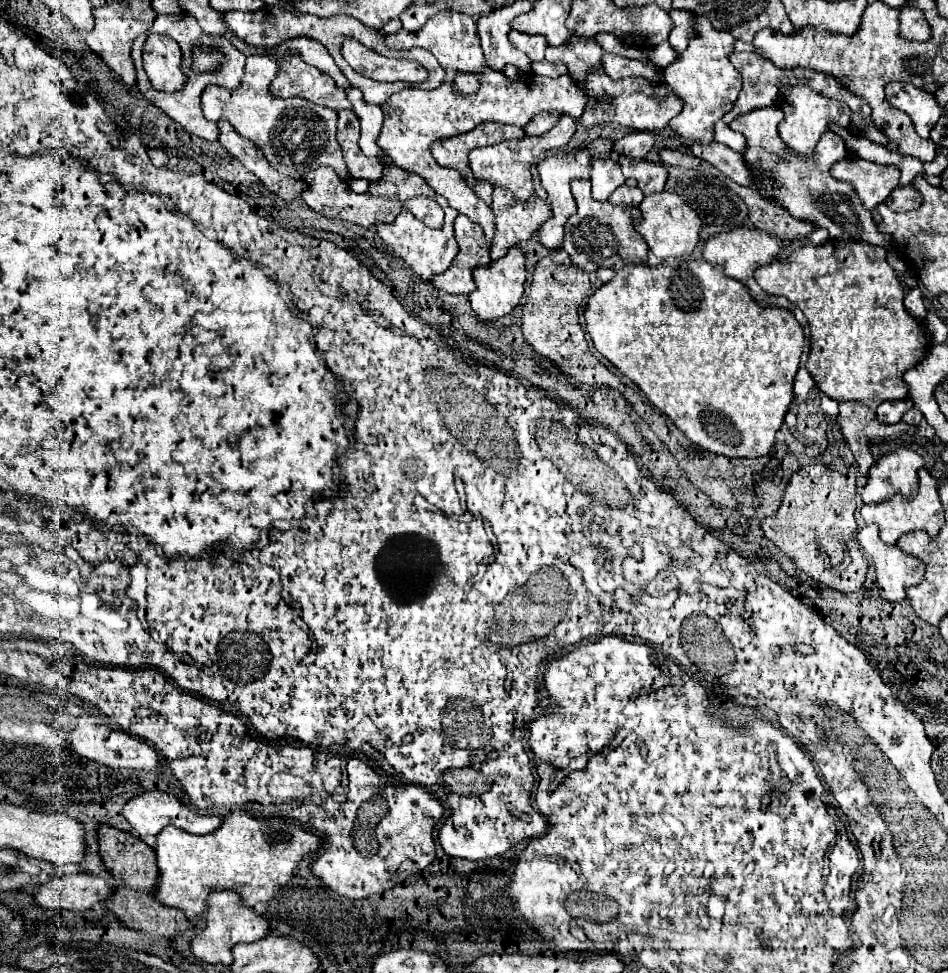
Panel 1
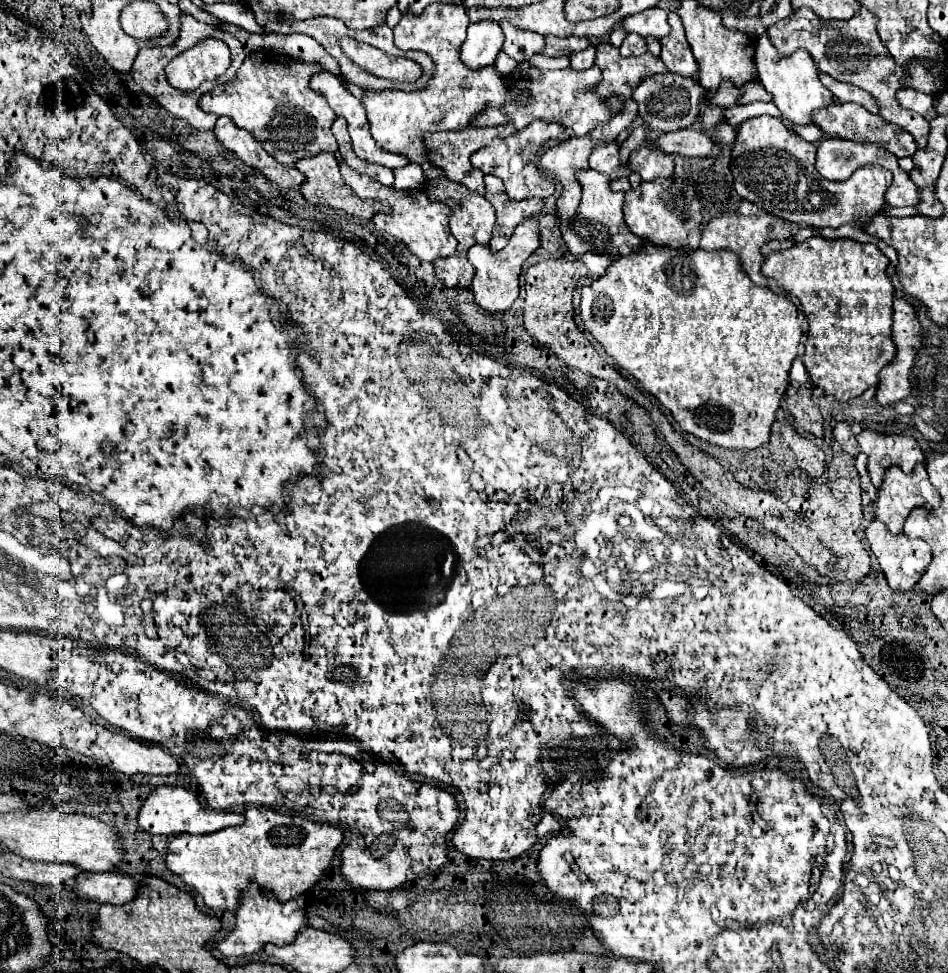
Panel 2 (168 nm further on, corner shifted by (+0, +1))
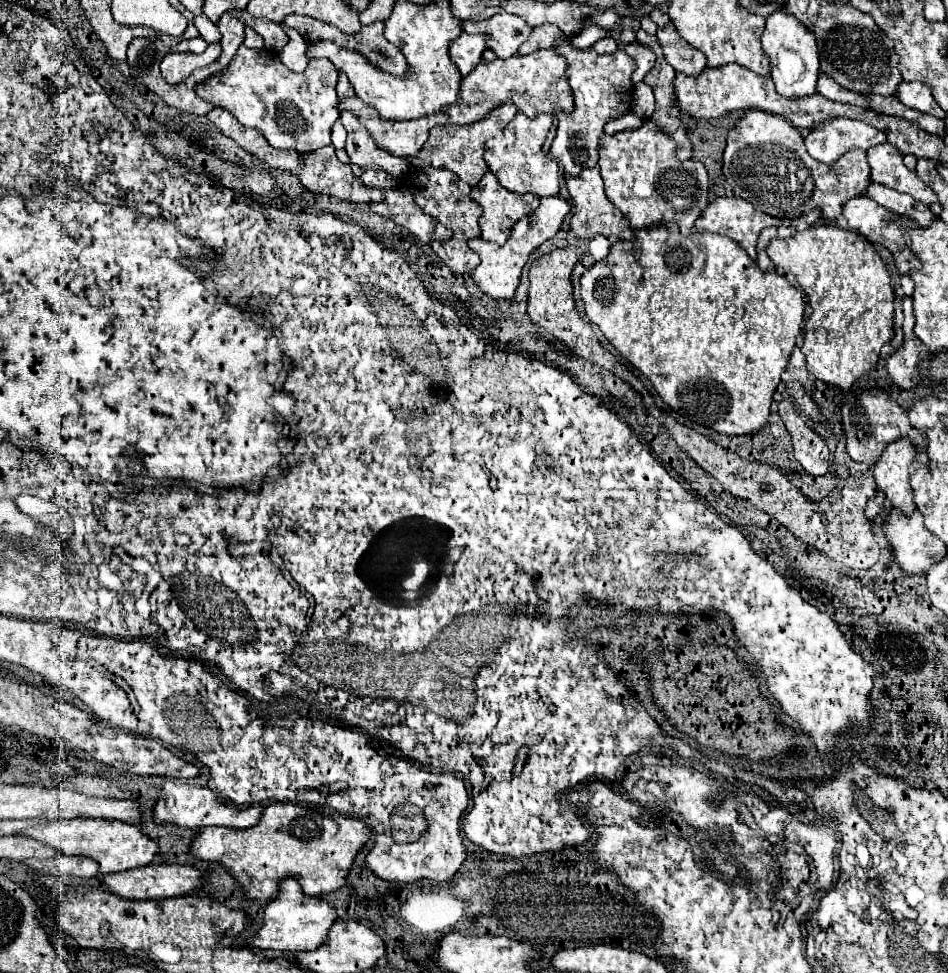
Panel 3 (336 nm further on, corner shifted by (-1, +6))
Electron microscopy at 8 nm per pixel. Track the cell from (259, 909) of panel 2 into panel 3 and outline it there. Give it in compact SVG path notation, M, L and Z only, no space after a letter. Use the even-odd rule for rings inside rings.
M289 878L289 884L285 884L277 892L277 896L265 904L263 924L247 940L247 944L255 950L281 950L281 952L315 950L325 940L329 924L333 924L335 918L337 918L337 912L335 908L331 908L331 904L327 904L321 898L301 894L301 886L297 886L297 882Z

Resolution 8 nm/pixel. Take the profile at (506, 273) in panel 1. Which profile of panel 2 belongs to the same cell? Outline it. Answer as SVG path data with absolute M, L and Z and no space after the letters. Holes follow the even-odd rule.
M534 217L520 223L514 229L508 245L502 251L490 251L490 247L486 247L486 245L474 245L468 251L468 261L476 267L476 275L472 279L472 293L474 293L476 303L492 313L510 309L514 299L518 297L518 277L520 277L522 263L538 247L540 247L540 225L538 225L538 219L534 219Z

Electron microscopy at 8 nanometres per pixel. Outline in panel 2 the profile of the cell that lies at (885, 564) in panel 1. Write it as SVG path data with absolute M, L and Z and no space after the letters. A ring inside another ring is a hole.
M878 519L868 525L866 539L868 539L874 555L880 561L880 567L882 567L886 579L888 579L888 585L896 591L912 589L920 581L920 577L926 573L926 569L932 561L932 549L928 547L928 543L924 543L924 539L908 539L904 533L892 535L888 531L888 527Z

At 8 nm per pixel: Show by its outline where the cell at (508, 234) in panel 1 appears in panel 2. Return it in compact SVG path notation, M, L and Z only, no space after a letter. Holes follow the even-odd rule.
M486 175L484 183L486 183L484 197L492 203L496 211L496 227L492 231L490 249L500 251L508 243L512 231L516 229L516 223L522 223L528 217L536 217L542 211L542 199L532 197L532 199L514 201L506 195L502 179L494 175Z

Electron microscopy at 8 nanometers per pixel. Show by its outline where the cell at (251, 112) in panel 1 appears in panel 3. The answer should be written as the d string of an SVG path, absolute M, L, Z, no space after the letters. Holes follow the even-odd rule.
M241 46L233 66L229 66L225 74L201 82L195 90L205 102L229 110L245 128L257 128L273 148L311 152L331 144L331 126L339 118L335 84L337 70L333 62L325 58L311 60L305 72L297 74L289 70L275 52Z

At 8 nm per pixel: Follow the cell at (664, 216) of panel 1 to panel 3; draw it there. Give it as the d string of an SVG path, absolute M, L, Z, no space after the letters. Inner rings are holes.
M649 120L637 130L601 136L599 168L607 198L625 214L633 230L673 222L687 236L707 206L709 178L705 166L699 160L679 162L673 150L675 142Z

